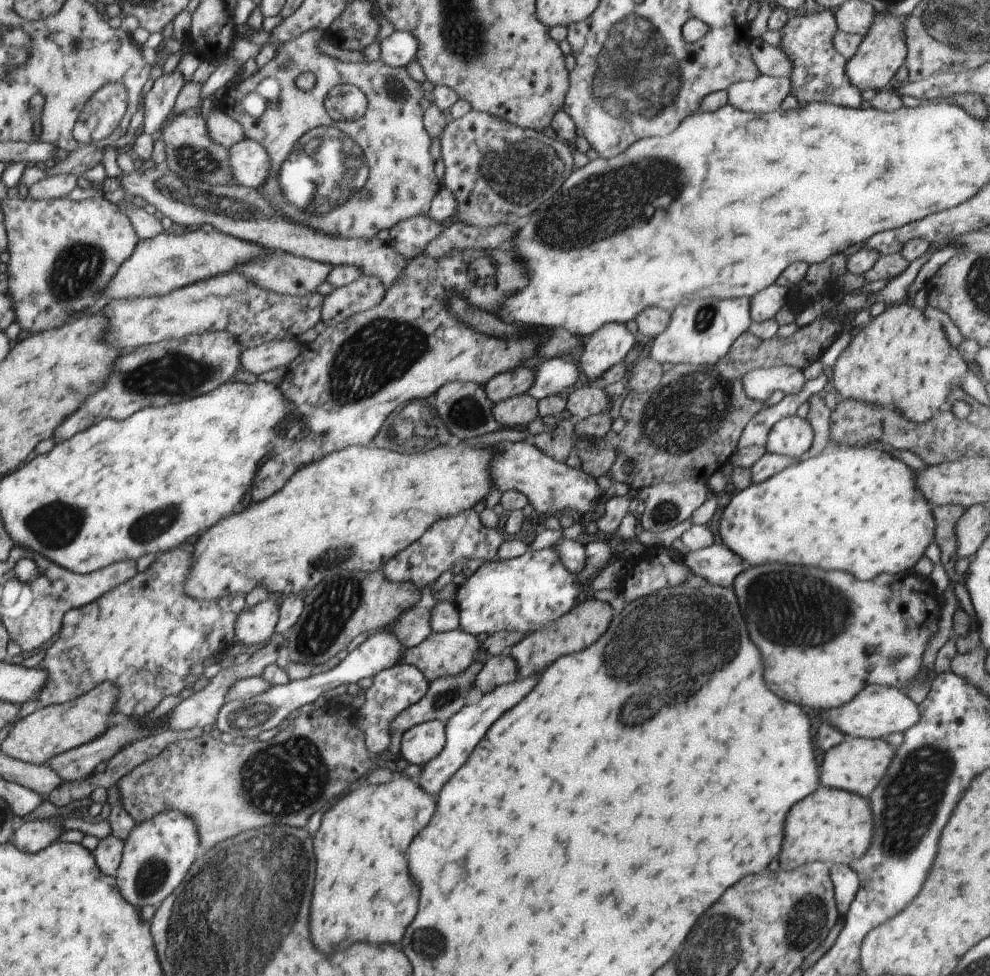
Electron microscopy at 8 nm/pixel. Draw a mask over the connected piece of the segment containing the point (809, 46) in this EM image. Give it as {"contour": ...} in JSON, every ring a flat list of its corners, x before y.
{"contour":[[821,9,813,12,798,11,790,13,787,23,781,28,778,48,791,60,790,94,796,98,800,107,811,102,832,103,838,106,858,108,862,104,861,90,848,78,845,64,847,60,833,45,838,25,833,10]]}

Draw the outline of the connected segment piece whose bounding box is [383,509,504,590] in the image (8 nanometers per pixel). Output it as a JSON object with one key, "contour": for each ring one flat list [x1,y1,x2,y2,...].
{"contour":[[468,509,456,516,440,519,413,542,408,548,394,555,384,566,385,577,392,582,412,581,420,590,428,583,438,579,452,565,466,564,469,560,495,561,498,547,504,542,496,529,488,528,480,522,479,514,474,509]]}

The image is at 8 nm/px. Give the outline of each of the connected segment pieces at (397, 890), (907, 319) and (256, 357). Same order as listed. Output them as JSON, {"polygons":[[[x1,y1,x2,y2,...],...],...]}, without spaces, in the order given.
{"polygons":[[[395,774,389,783,362,782,340,798,322,818,322,826,314,836,316,884,310,910,310,932,316,948,330,954,352,942,392,942,398,944,418,912,420,890,410,878,408,860,404,858,408,844,430,822,437,799,428,794,416,780]],[[910,300,886,306,885,310,872,317,852,336,852,340,841,352,833,368,829,369,830,387,838,392,838,399,872,402,882,406,894,406,906,414,908,420,926,422,944,404,946,396,960,384,967,371,967,358,956,347,948,344,940,322,924,315]],[[297,339,270,340,260,346,244,349,240,367,255,375,274,368,287,368,301,354,302,346]]]}

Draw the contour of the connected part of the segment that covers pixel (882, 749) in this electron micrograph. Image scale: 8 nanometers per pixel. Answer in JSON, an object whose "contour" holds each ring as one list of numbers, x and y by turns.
{"contour":[[847,735,840,744,825,752,819,776,821,785,845,790,868,799,884,778,895,754,896,748,886,739,869,739]]}

